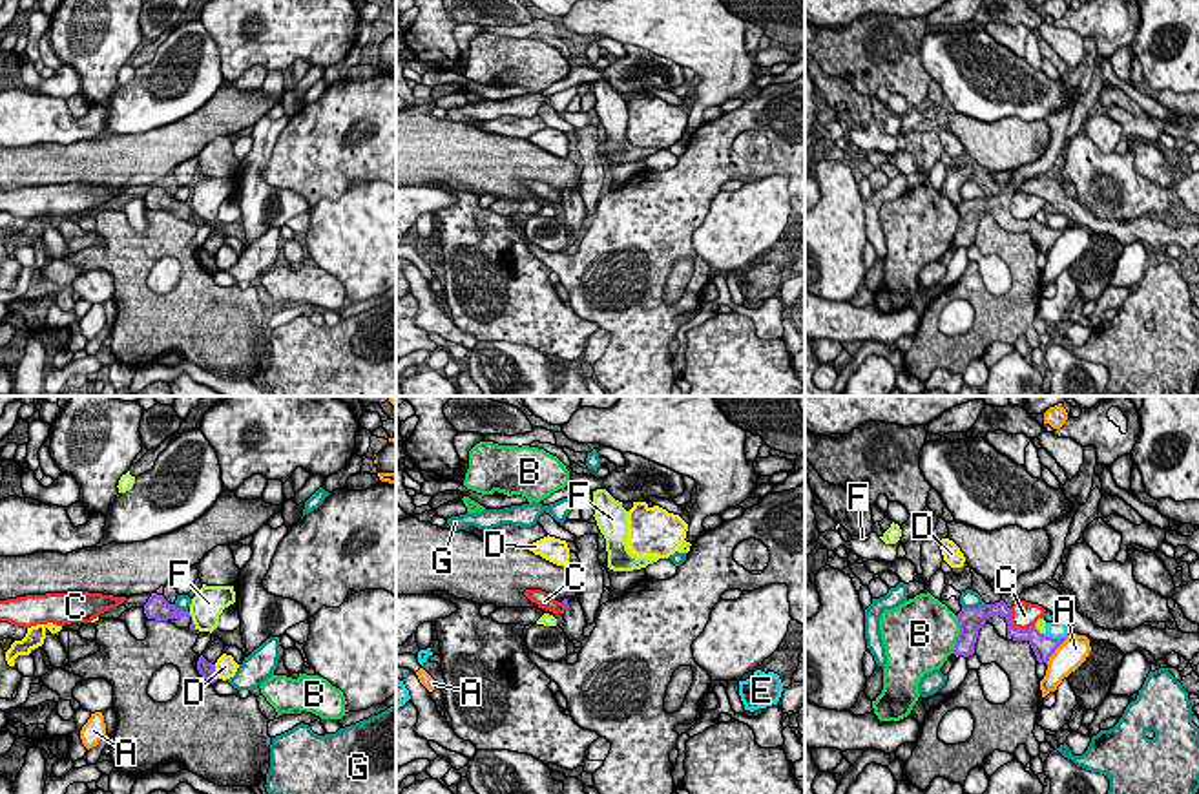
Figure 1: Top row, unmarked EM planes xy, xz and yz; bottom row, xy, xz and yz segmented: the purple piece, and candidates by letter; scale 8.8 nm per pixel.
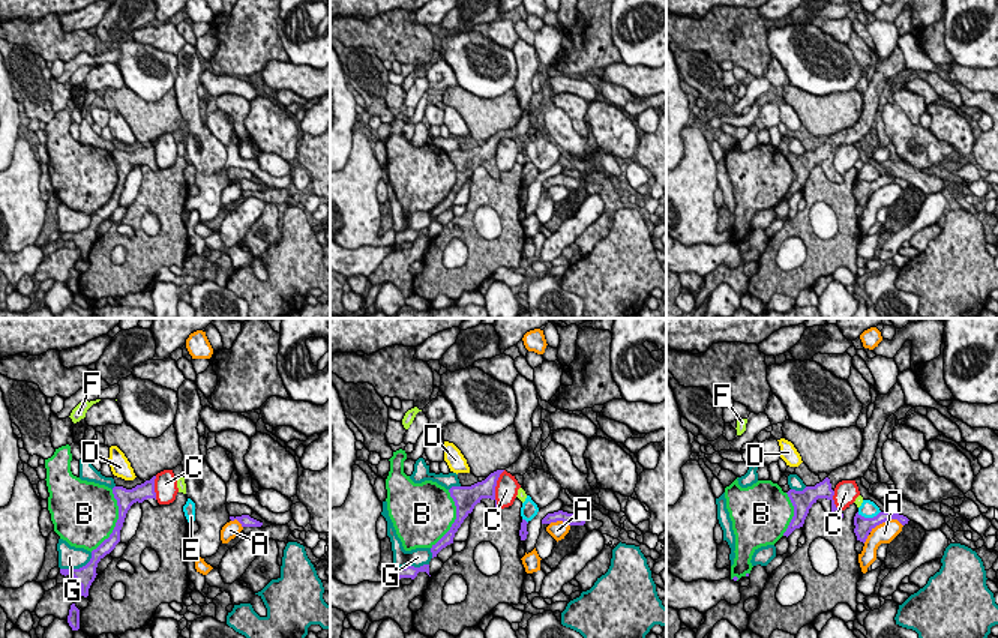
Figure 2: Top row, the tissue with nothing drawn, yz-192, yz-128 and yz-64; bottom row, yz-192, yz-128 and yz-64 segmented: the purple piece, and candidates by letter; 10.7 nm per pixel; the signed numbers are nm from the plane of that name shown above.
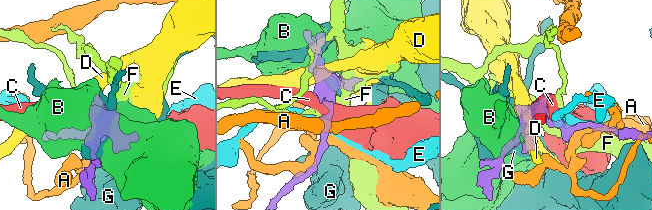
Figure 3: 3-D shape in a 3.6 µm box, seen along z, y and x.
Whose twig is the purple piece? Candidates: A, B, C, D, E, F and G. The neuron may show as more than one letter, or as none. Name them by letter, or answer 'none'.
none

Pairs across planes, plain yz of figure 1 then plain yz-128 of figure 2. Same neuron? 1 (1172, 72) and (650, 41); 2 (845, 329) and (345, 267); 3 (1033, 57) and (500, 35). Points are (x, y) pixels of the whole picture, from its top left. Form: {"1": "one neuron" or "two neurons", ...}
{"1": "one neuron", "2": "one neuron", "3": "two neurons"}

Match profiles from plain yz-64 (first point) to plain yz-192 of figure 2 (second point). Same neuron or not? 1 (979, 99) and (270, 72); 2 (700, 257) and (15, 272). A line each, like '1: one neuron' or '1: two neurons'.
1: two neurons
2: one neuron

